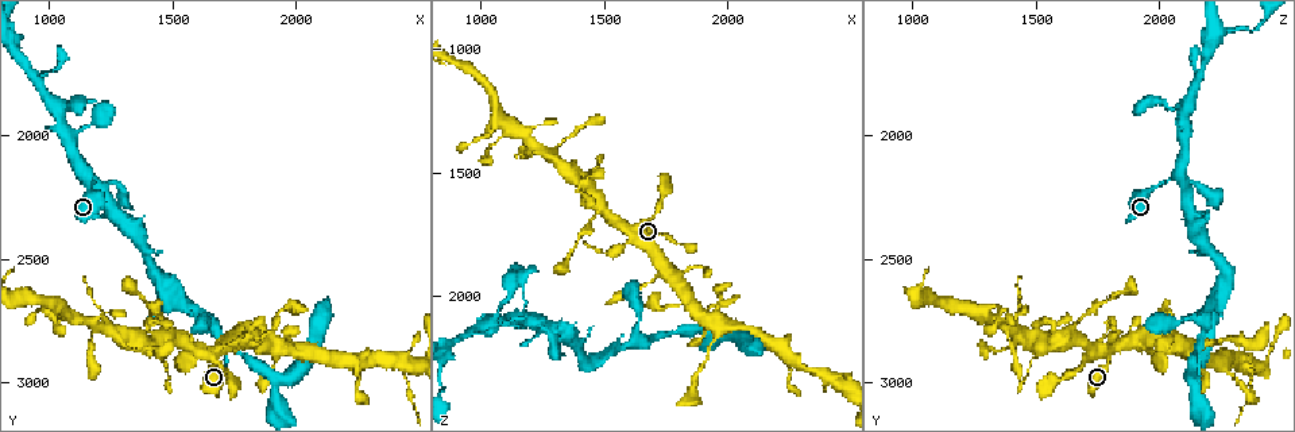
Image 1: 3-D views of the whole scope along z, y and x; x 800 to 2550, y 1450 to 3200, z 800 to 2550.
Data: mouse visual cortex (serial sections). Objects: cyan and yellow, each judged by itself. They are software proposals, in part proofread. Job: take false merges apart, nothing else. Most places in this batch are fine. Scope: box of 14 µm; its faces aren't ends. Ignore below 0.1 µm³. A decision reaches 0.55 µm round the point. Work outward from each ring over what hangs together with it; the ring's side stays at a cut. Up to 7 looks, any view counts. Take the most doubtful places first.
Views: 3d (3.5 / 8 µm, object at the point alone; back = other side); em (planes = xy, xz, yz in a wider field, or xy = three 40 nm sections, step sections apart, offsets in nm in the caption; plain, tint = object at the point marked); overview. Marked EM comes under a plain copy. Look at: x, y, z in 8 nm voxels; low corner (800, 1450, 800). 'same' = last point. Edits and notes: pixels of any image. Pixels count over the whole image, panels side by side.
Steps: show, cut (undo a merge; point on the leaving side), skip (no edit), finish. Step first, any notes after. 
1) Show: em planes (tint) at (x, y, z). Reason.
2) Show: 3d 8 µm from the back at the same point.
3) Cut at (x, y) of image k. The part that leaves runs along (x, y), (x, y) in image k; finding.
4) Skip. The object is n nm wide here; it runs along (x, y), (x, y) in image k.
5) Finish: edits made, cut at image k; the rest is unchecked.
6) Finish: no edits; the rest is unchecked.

Show: 3d 8 µm at (1170, 2170, 2070).

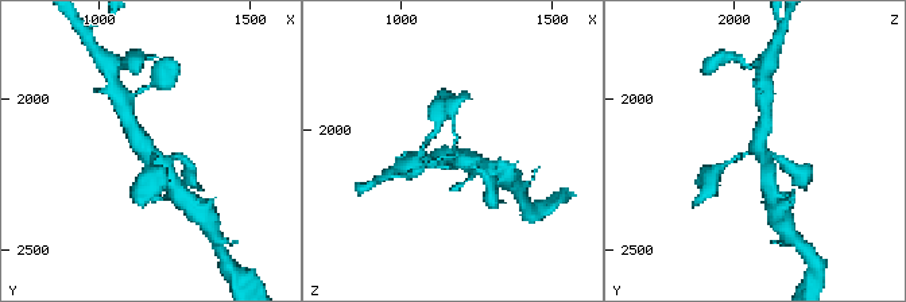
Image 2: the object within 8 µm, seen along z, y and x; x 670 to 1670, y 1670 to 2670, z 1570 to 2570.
Show: 3d 3.5 µm at (1180, 2170, 2070).

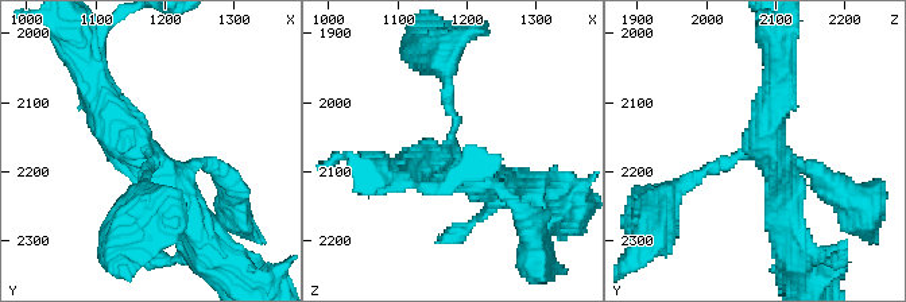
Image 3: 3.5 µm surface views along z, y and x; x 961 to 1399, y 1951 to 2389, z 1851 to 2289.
Show: em xy step 3 (tint) at (1180, 2175, 2080). 4 arms meet here; the arms are 150, 150, 400, 400 nm wide; now the EM.

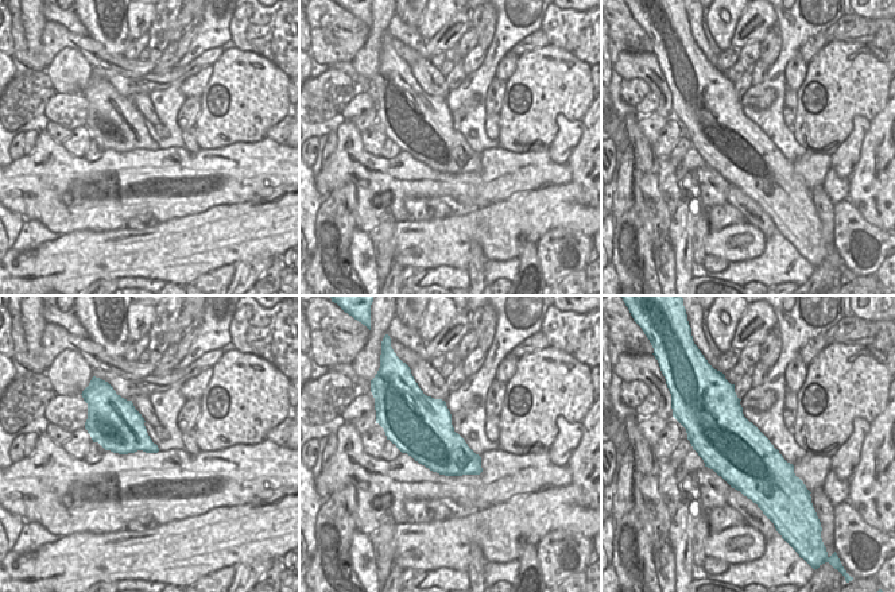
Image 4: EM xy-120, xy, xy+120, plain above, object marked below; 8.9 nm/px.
Skip. One cell here.

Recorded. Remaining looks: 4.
Show: 3d 8 µm at (1480, 2810, 1630). Arms part here.

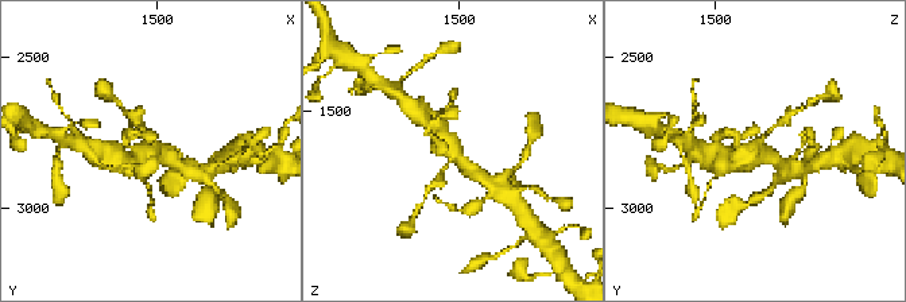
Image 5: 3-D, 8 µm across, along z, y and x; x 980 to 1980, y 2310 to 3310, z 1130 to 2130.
Show: em xy step 3 (tint) at (1490, 2820, 1650).

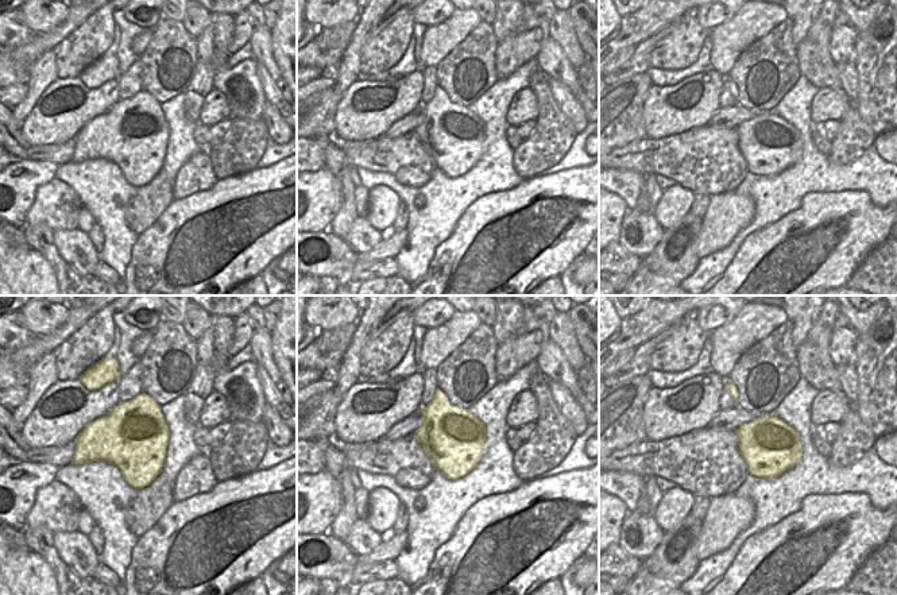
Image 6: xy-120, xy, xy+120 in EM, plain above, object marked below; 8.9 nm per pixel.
Skip. It runs along (484, 179), (459, 159), (437, 124) in image 5; one cell here.

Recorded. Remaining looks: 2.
Show: 3d 3.5 µm at (1620, 2750, 2180). A fork.

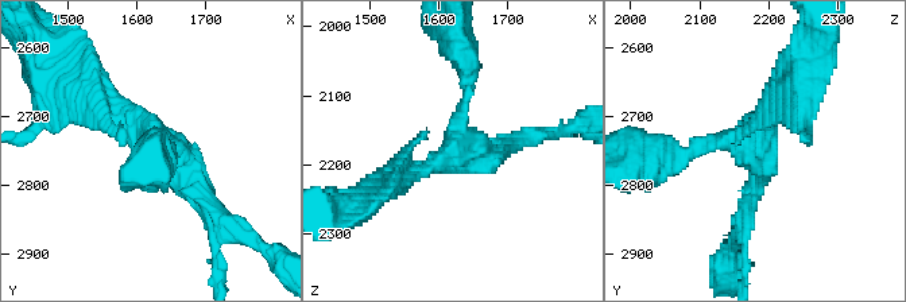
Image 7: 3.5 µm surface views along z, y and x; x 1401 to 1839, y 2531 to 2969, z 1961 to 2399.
Show: em xy step 3 (tint) at (1630, 2735, 2180). 3 arms meet here; the arms are 150, 250, 300 nm wide; need the tissue.

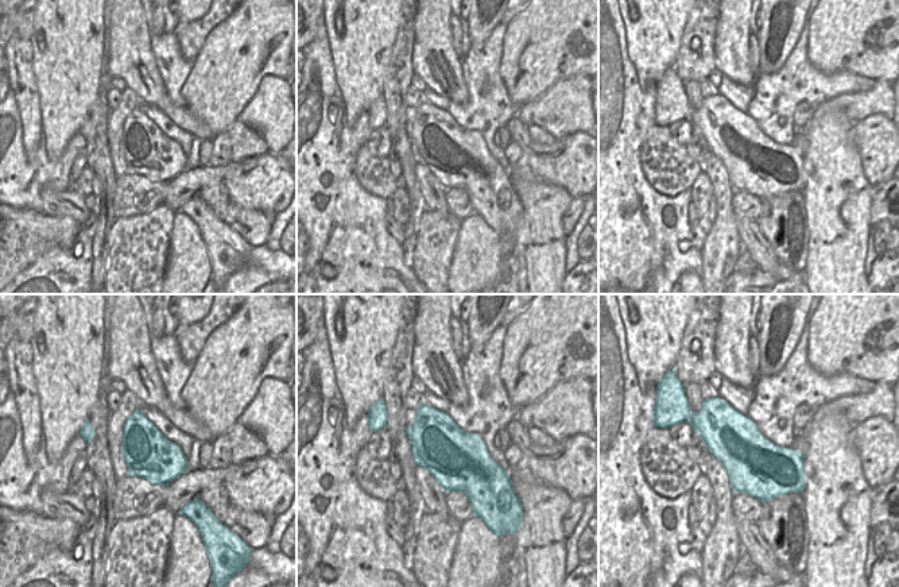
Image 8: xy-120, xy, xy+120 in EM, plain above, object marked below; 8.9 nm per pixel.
Skip. It runs along (84, 96), (184, 162), (212, 208) in image 7; continuous, no second cell.

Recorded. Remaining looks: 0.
Finish: no edits; the rest is unchecked.

